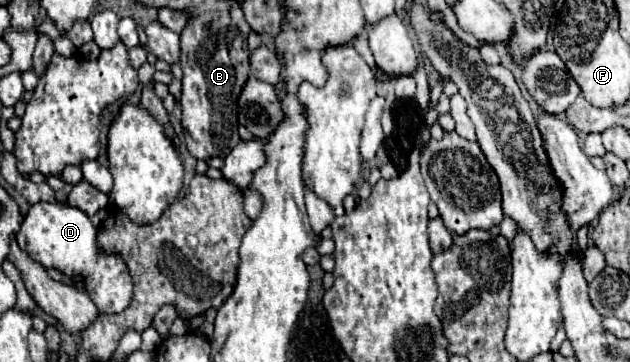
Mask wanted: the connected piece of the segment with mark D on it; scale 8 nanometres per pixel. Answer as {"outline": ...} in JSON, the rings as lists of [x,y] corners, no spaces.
{"outline":[[[36,203],[24,217],[16,241],[22,251],[46,269],[58,269],[70,279],[78,277],[100,313],[122,313],[134,297],[134,283],[126,261],[116,253],[104,253],[96,245],[96,235],[98,229],[80,209],[64,203]]]}

